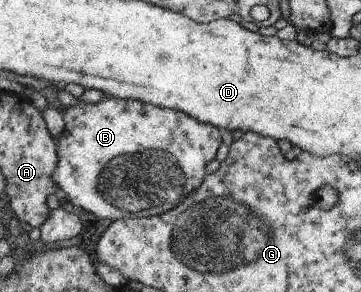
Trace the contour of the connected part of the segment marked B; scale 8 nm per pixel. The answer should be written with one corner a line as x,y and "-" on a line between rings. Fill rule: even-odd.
106,98
94,104
76,101
72,107
66,106
63,114
64,129
55,141
57,162
52,183
64,191
72,205
110,223
130,216
155,216
176,207
190,191
198,189
206,173
204,167
214,159
221,143
214,125
198,123
178,109
158,109
130,99

